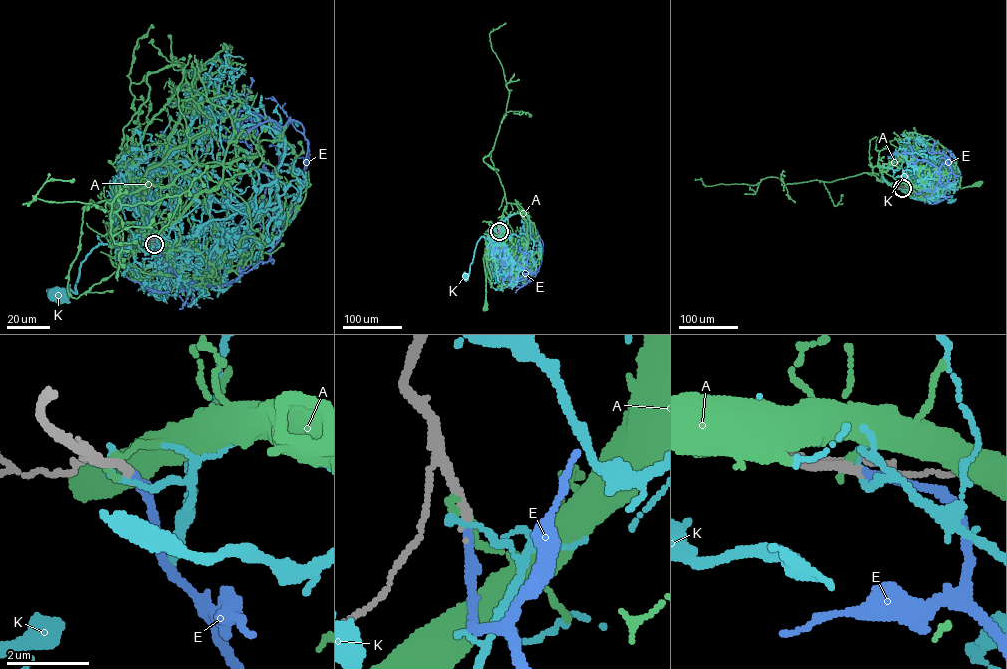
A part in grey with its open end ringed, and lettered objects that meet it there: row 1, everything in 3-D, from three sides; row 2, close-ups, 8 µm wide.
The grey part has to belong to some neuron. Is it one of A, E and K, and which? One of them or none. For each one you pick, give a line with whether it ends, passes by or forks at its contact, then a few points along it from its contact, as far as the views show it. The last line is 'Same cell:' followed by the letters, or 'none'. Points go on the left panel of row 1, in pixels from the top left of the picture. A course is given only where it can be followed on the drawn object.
E: It ends there. Its course: (154, 244), (184, 280), (228, 285), (298, 192), (244, 142), (177, 152), (161, 131)
Same cell: E

